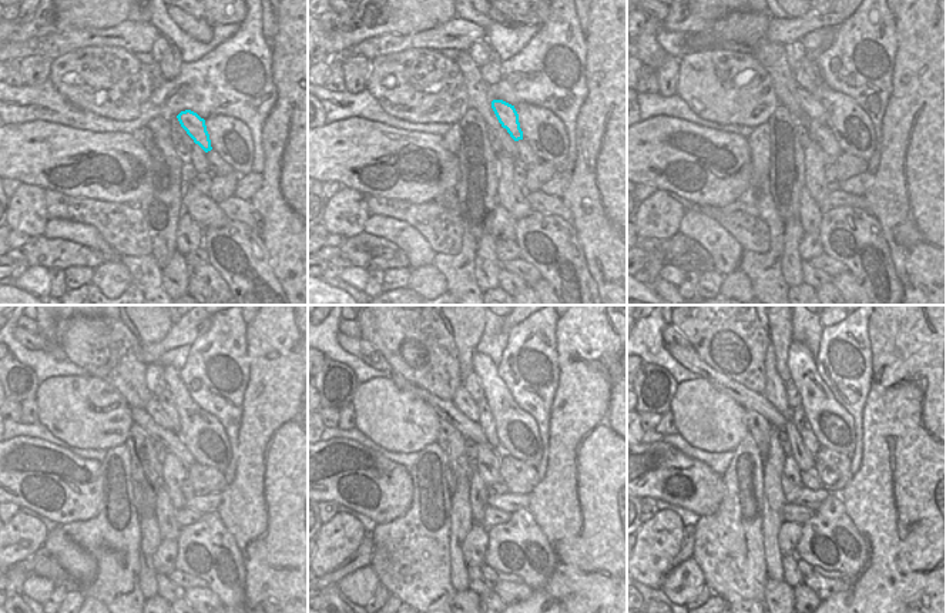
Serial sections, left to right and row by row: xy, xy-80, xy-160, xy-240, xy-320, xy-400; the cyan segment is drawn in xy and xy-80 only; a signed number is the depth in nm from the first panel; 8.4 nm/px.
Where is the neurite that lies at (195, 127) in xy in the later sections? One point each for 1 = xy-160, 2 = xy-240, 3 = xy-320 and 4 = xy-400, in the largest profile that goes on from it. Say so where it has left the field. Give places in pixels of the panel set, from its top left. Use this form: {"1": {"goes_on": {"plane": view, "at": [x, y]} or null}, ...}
{"1": {"goes_on": {"plane": "xy-160", "at": [808, 103]}}, "2": {"goes_on": {"plane": "xy-240", "at": [153, 408]}}, "3": {"goes_on": {"plane": "xy-320", "at": [462, 399]}}, "4": {"goes_on": {"plane": "xy-400", "at": [775, 389]}}}

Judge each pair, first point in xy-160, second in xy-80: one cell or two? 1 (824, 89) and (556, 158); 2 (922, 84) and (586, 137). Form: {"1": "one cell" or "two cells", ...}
{"1": "one cell", "2": "one cell"}

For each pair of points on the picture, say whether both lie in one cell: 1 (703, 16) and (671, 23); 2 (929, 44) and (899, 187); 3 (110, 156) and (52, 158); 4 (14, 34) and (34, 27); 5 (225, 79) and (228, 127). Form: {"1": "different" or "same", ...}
{"1": "same", "2": "same", "3": "same", "4": "same", "5": "different"}

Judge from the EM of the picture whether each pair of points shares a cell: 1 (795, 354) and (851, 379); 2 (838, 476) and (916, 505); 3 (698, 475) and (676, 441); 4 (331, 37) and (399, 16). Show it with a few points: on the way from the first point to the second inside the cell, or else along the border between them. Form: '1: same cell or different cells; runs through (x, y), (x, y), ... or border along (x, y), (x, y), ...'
1: different cells; border along (794, 340), (809, 351), (815, 369), (831, 394)
2: different cells; border along (854, 476), (838, 493)
3: different cells; border along (653, 442), (668, 442), (703, 461), (713, 471)
4: same cell; runs through (348, 36), (359, 29), (372, 29), (382, 20)

